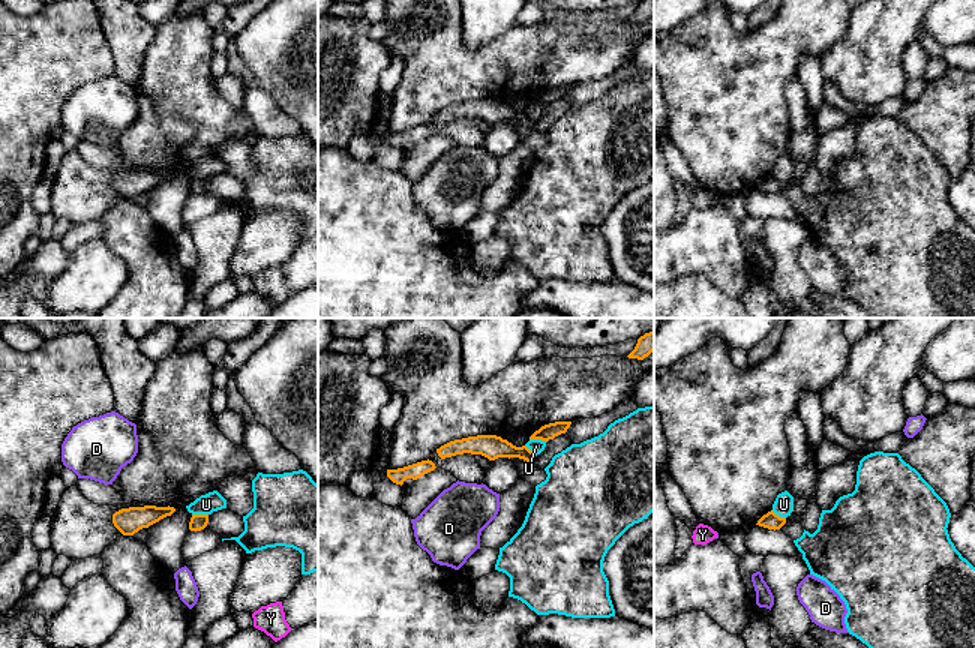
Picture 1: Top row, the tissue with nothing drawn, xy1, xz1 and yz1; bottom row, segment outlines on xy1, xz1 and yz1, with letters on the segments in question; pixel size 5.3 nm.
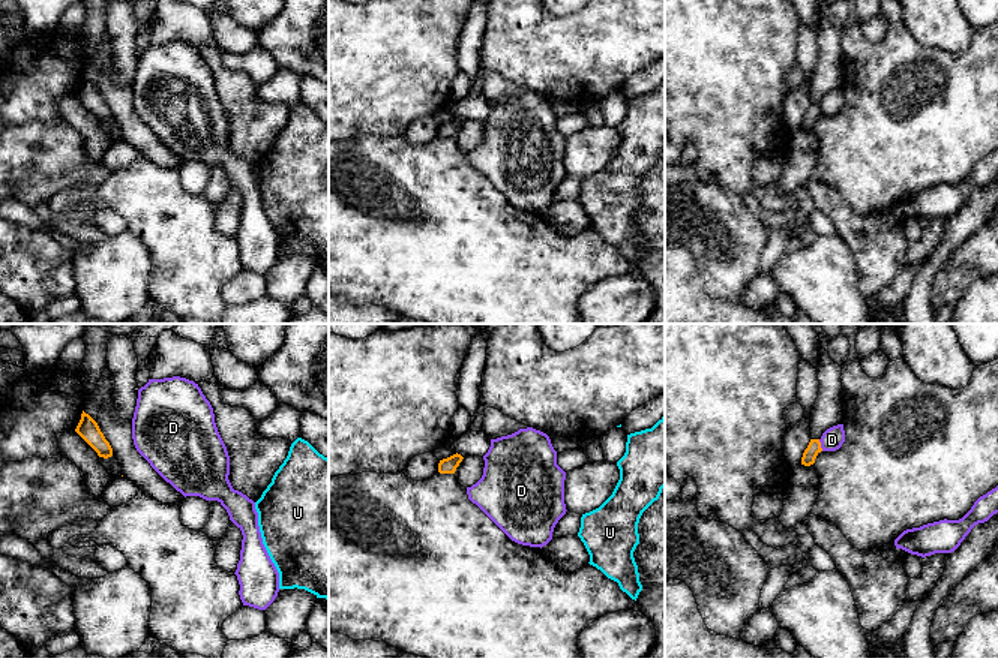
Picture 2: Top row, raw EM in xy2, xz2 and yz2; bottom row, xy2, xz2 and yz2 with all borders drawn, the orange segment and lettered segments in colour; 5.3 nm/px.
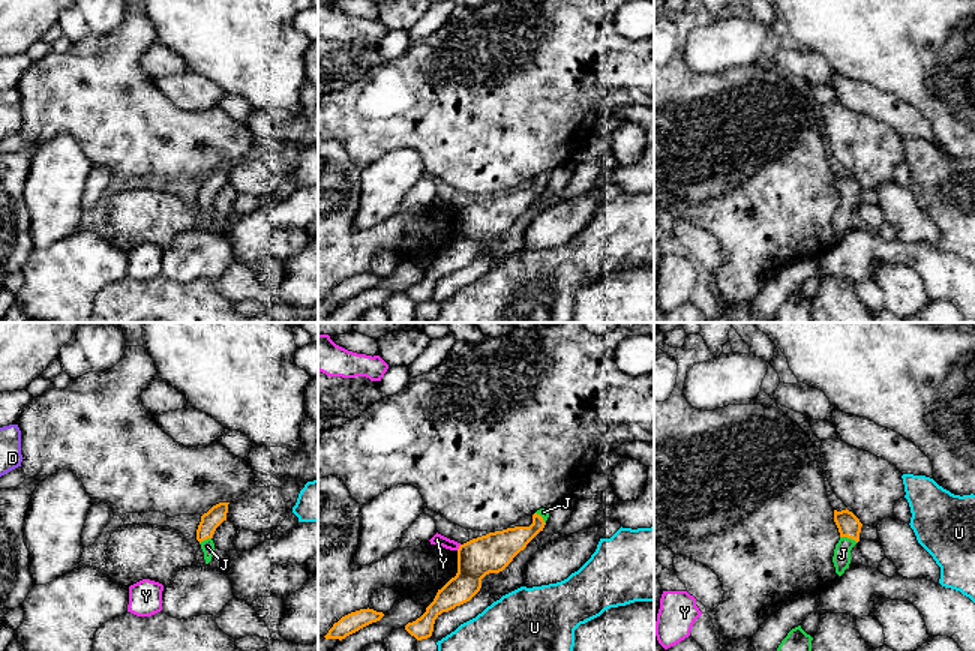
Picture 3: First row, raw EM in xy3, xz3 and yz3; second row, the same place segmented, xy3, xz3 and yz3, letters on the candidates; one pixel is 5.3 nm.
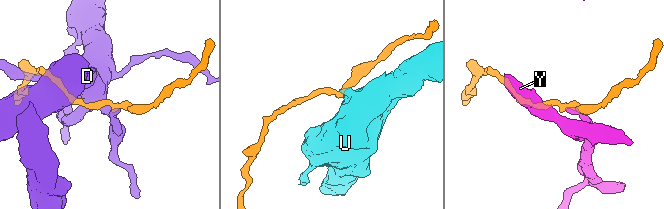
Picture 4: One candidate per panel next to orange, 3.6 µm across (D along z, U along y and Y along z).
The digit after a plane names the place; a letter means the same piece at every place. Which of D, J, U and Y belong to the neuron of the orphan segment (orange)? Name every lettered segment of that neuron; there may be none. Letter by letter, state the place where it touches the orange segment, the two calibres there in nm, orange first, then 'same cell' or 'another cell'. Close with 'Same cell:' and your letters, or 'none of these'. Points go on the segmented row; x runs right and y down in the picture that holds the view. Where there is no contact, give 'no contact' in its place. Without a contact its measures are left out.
D: yz2 (820, 445) | 70/120 nm | another cell
J: yz3 (849, 537) | 120/100 nm | same cell
U: xz1 (539, 438) | 90/80 nm | another cell
Y: xz3 (459, 548) | 200/60 nm | another cell
Same cell: J

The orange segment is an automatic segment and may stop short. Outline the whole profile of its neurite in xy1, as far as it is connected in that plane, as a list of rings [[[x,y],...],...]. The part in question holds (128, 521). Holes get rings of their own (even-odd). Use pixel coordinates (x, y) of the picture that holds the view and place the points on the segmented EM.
[[[170,506],[129,507],[116,512],[112,514],[112,524],[123,536],[134,536],[140,530],[148,528],[160,519],[171,516],[174,512],[176,508]]]

